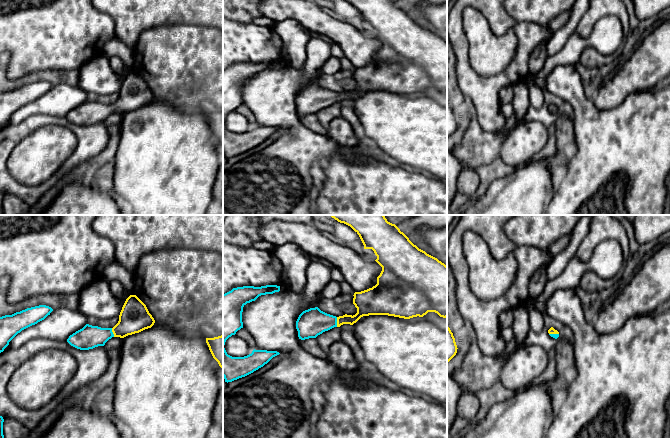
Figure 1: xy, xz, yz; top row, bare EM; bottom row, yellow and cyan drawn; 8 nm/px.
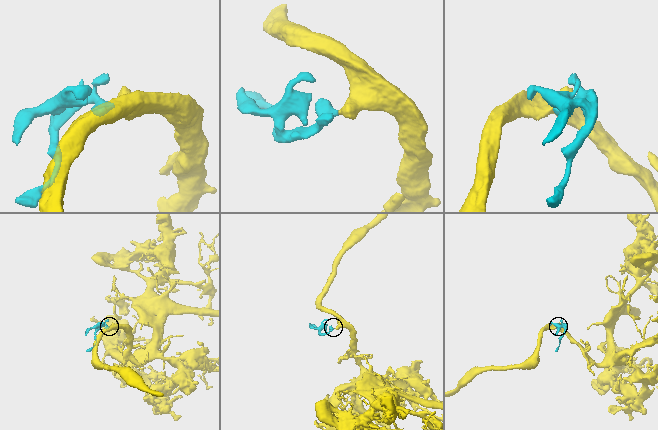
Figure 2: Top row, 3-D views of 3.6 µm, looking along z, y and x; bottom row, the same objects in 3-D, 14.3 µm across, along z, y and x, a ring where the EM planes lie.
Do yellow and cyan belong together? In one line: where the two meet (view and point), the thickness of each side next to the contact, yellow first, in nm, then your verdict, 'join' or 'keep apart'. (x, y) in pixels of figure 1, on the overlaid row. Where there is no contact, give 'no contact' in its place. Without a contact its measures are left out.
xz (337, 322) | 130/220 nm | join

